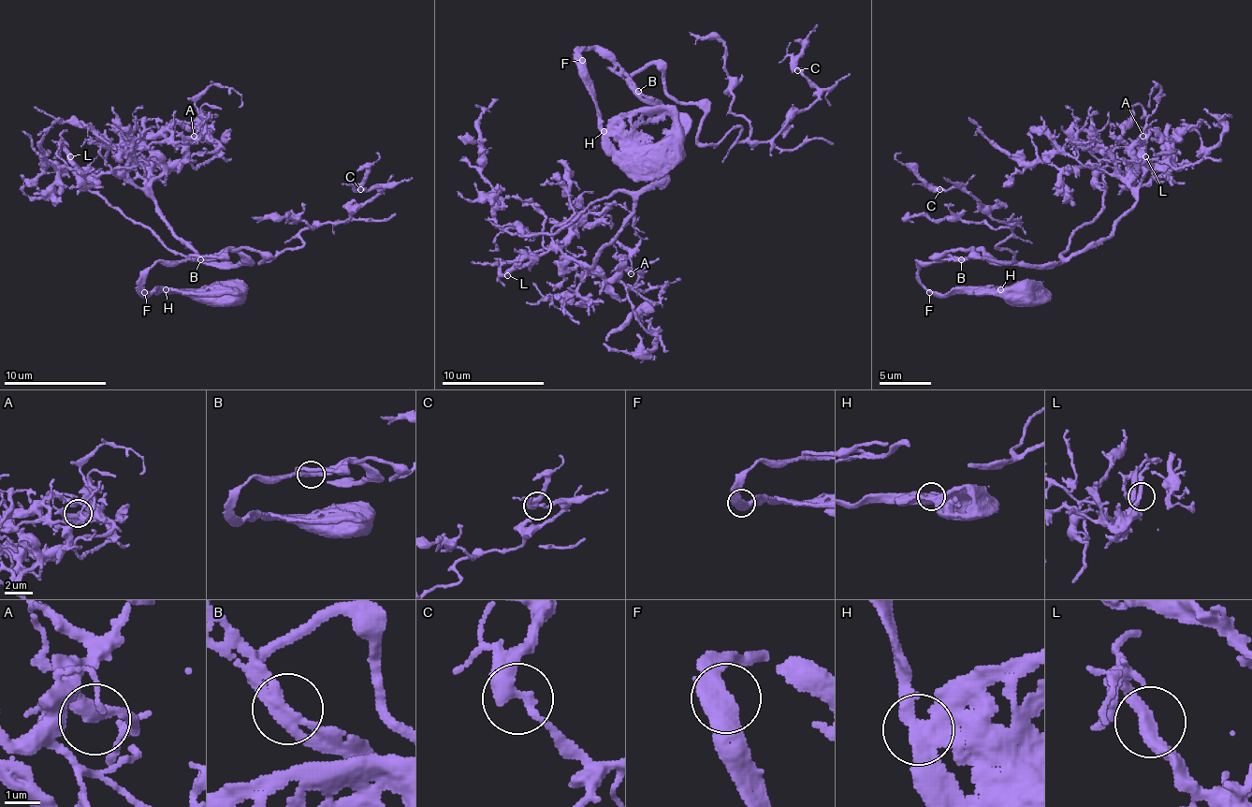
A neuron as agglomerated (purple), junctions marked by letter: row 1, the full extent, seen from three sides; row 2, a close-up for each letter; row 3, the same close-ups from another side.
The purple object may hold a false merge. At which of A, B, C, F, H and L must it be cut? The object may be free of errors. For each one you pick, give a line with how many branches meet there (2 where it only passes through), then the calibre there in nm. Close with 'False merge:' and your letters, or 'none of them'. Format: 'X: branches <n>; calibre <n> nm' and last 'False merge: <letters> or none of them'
False merge: none of them

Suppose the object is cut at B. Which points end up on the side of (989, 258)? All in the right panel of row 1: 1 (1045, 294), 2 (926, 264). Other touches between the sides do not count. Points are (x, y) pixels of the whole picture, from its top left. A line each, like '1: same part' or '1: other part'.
1: other part
2: other part

